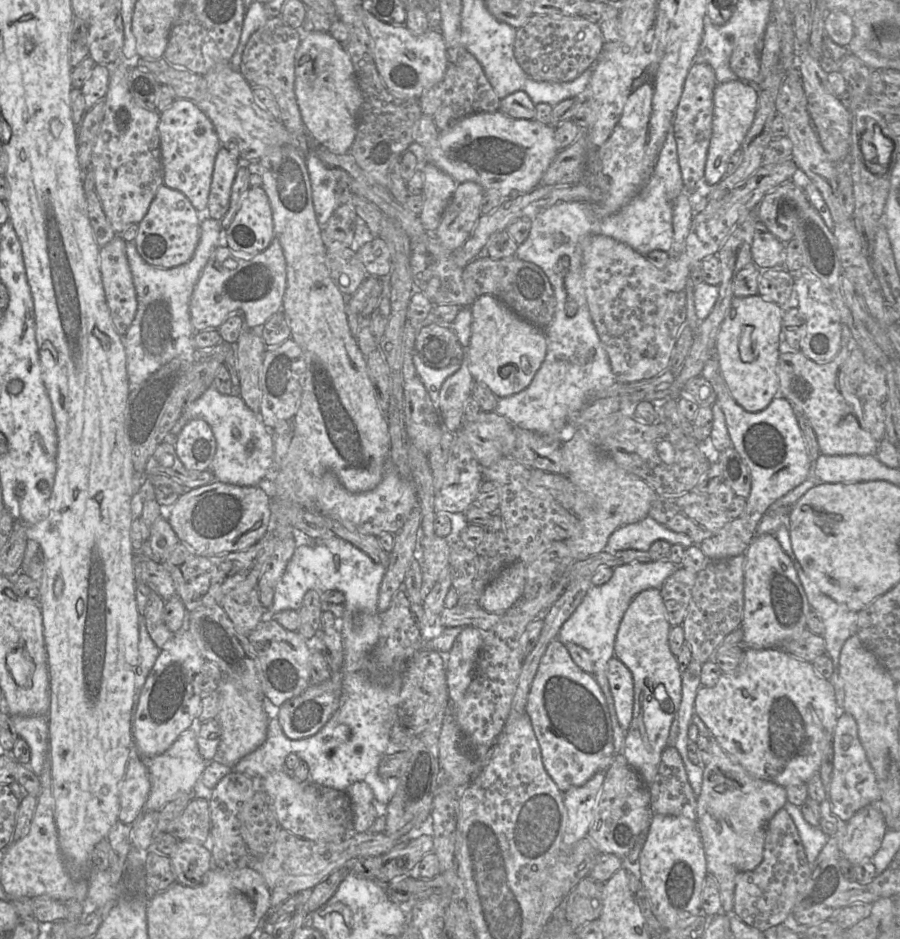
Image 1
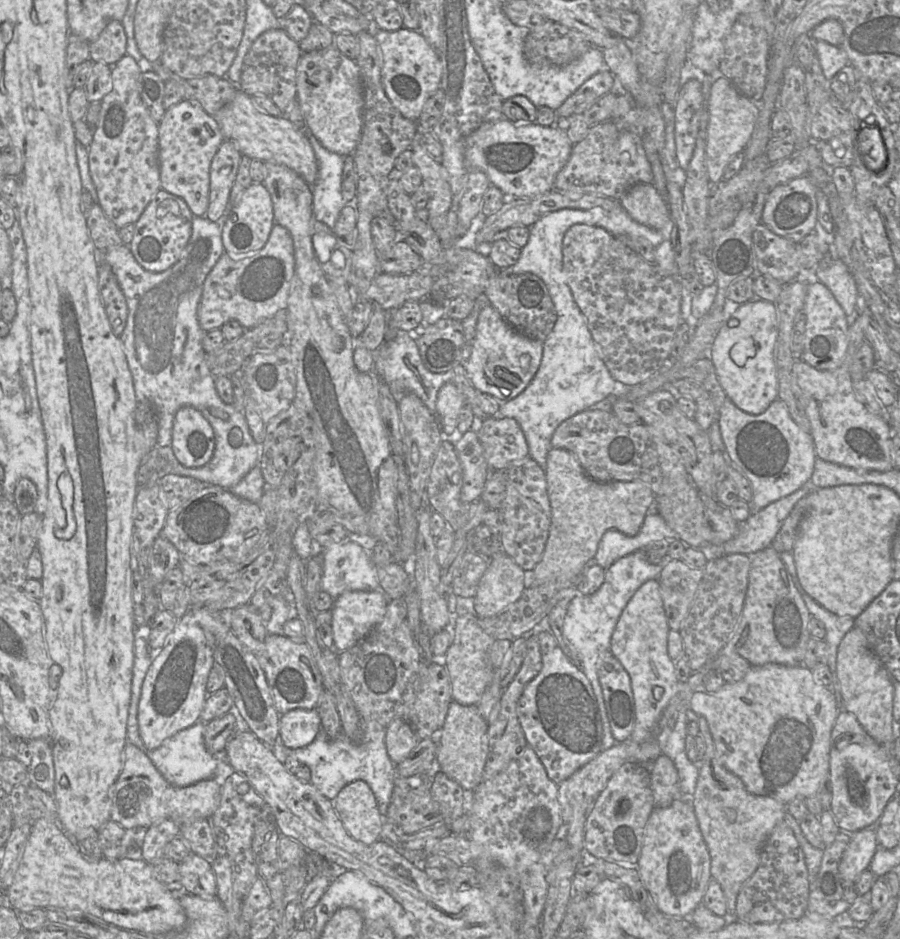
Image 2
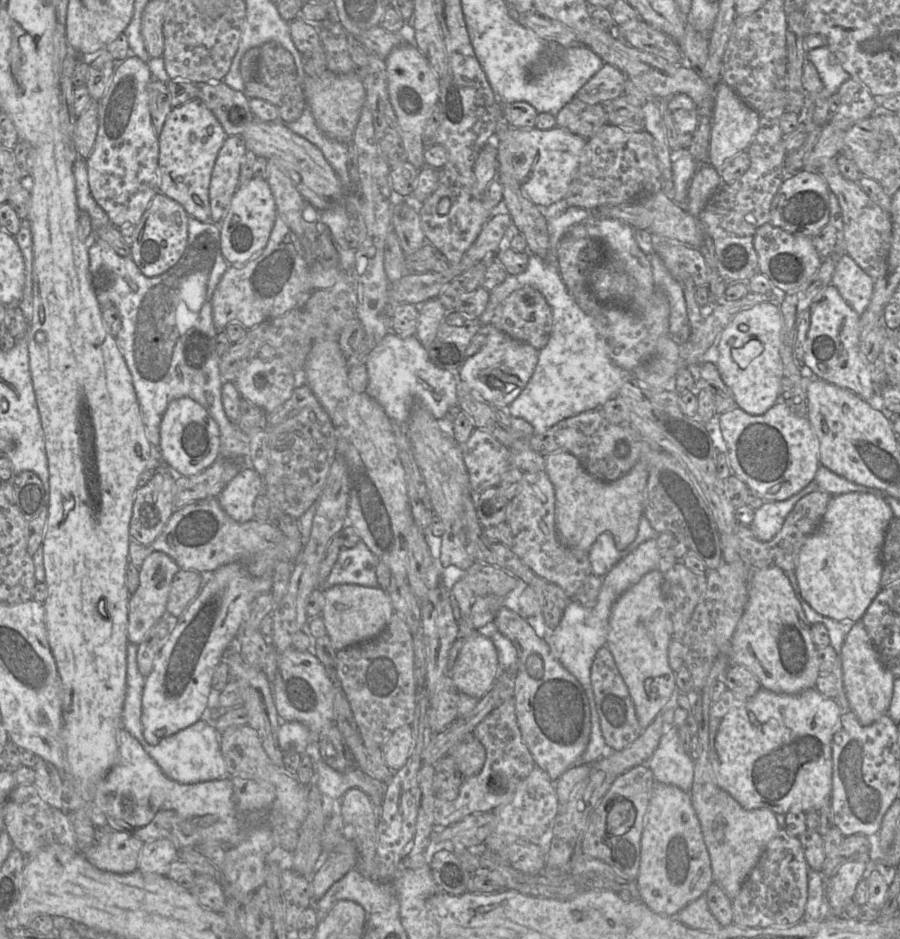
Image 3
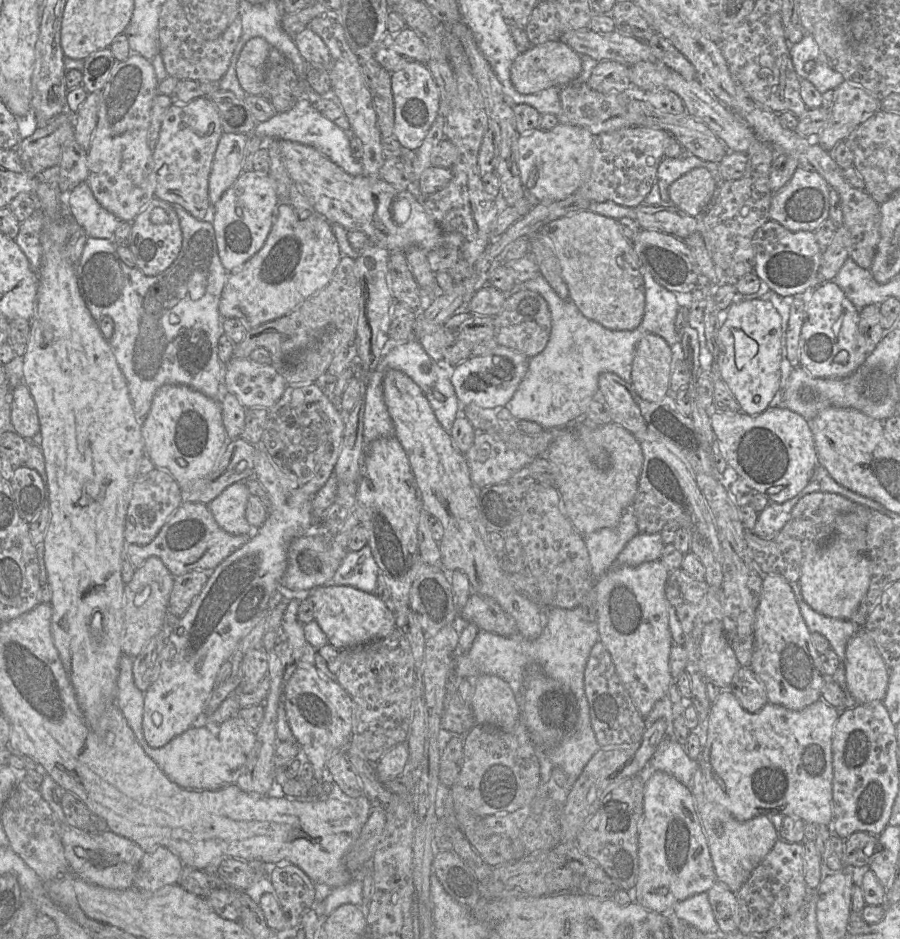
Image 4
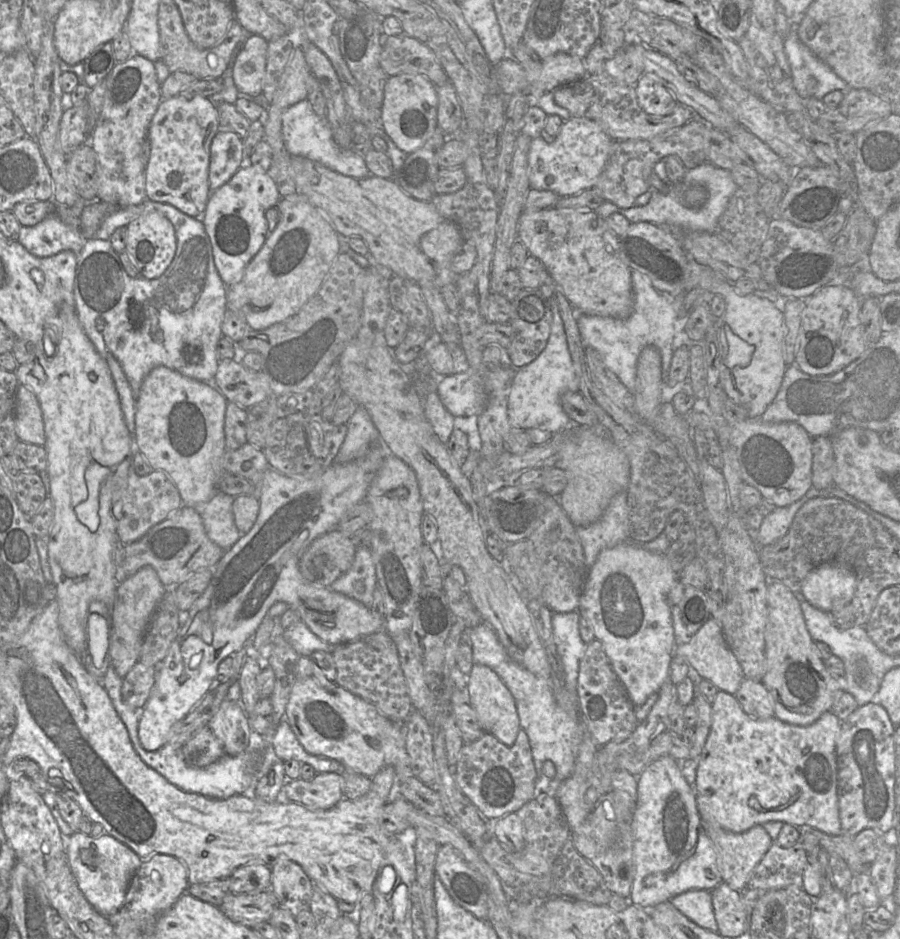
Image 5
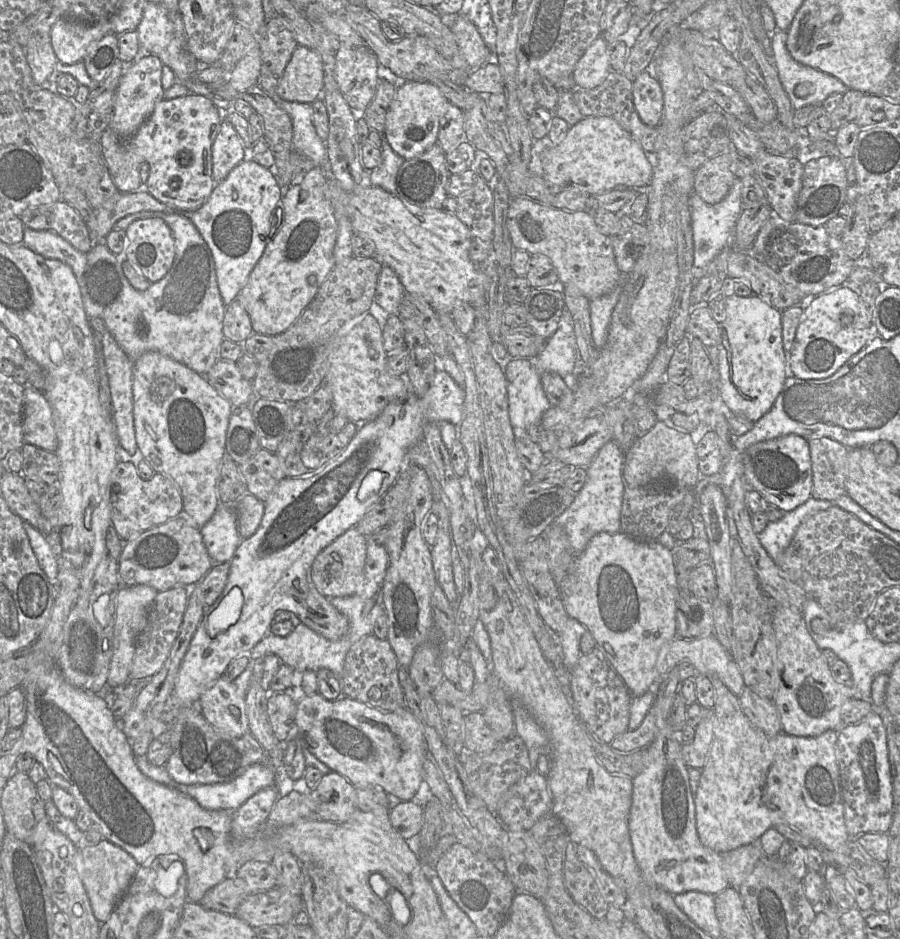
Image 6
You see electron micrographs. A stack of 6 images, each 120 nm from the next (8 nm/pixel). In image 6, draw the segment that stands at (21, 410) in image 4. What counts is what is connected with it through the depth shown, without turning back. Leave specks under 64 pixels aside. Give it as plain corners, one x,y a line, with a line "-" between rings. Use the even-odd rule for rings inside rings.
31,386
24,388
23,435
25,443
49,452
58,449
53,409
45,394

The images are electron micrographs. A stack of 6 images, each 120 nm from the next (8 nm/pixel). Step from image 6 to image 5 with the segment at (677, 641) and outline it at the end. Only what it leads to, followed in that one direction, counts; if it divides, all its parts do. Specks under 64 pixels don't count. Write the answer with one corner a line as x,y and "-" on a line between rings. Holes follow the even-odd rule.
712,617
692,636
689,642
676,645
674,655
685,657
702,678
711,681
718,690
732,695
737,692
745,678
741,665
725,641
721,625

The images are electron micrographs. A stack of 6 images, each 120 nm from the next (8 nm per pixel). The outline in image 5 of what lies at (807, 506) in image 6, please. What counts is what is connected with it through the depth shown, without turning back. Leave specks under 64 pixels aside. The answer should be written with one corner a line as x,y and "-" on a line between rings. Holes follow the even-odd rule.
811,487
798,501
785,506
775,507
768,515
764,516
757,532
757,544
769,545
782,538
789,530
797,511
810,499
816,497
831,497
829,489
816,489

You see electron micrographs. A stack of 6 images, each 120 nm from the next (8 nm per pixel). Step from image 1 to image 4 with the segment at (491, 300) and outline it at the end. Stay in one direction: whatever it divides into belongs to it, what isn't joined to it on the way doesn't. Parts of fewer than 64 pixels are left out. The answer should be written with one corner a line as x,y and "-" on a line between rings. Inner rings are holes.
497,345
489,354
470,356
453,367
451,383
461,406
475,404
482,409
494,409
496,411
505,407
525,377
529,359
523,353

